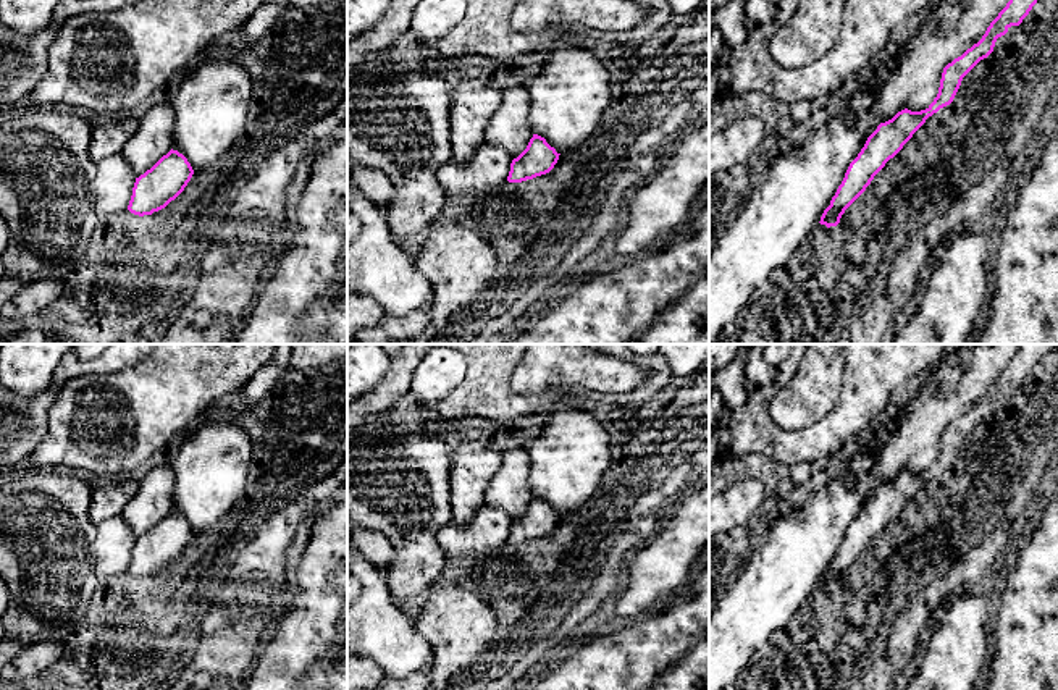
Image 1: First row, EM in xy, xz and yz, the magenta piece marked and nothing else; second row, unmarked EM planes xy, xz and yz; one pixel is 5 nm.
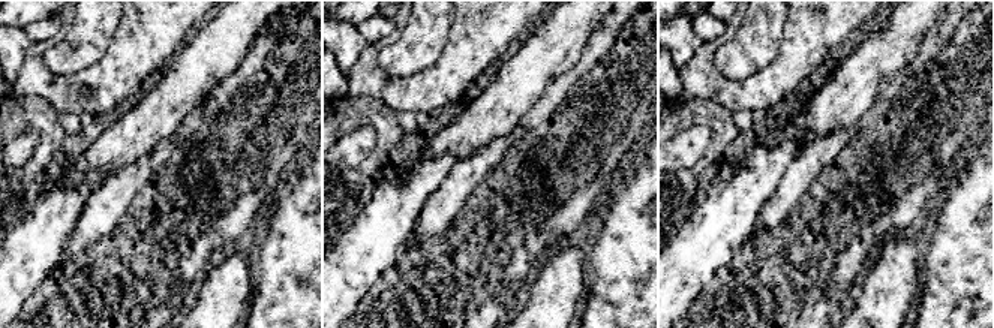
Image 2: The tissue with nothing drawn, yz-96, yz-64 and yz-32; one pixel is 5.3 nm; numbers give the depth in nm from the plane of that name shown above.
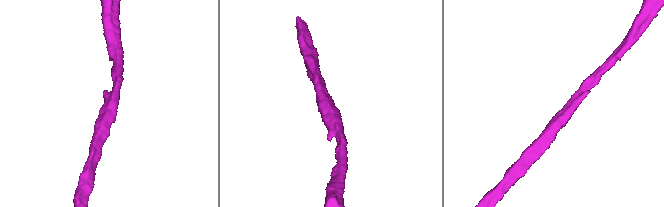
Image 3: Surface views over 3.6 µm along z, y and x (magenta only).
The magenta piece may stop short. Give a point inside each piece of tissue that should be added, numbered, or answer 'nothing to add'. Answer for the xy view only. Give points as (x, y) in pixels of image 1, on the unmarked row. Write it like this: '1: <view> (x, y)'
nothing to add

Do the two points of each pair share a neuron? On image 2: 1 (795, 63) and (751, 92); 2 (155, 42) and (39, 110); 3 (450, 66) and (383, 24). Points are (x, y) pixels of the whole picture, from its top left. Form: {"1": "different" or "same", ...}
{"1": "same", "2": "different", "3": "different"}

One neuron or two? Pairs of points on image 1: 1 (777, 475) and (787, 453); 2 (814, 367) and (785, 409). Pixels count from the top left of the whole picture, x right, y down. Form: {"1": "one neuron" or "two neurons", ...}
{"1": "two neurons", "2": "one neuron"}

